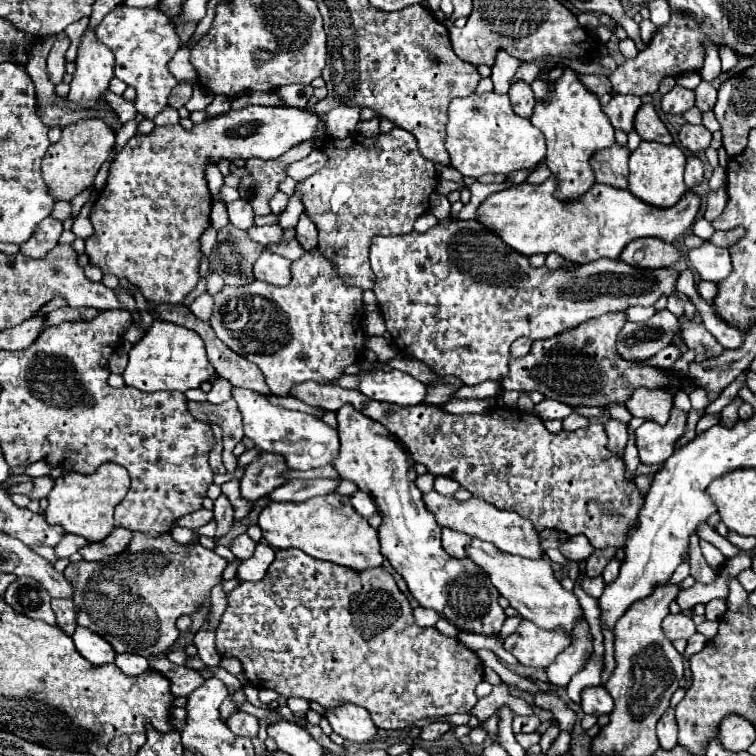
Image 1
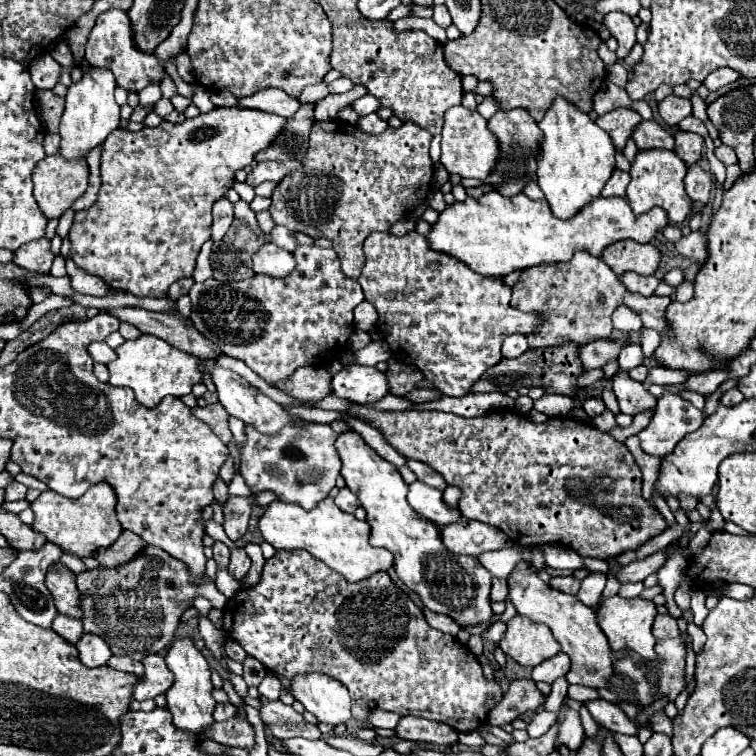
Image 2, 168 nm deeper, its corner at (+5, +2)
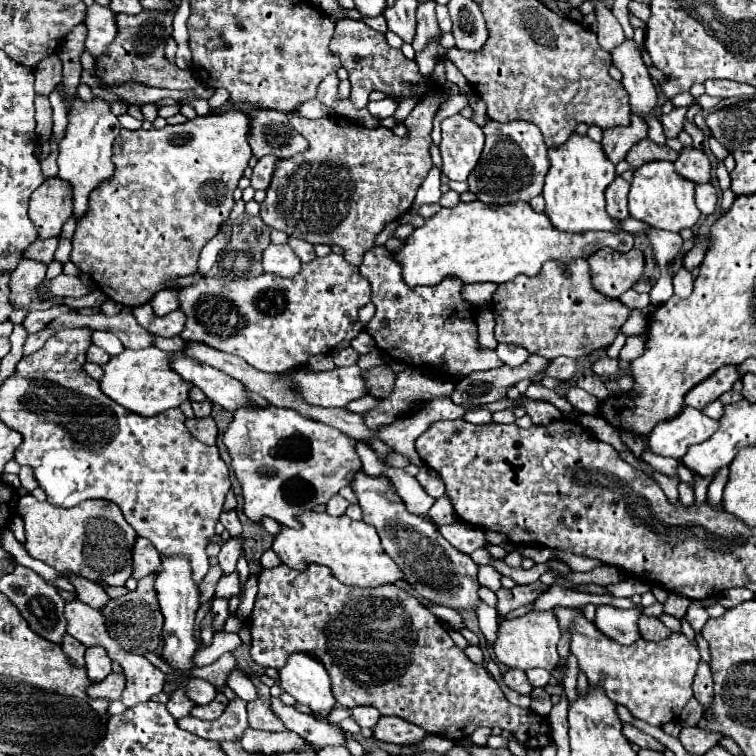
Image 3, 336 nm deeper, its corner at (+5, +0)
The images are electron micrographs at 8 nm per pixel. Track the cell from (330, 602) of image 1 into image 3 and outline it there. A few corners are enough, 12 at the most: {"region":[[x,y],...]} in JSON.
{"region":[[262,569],[258,665],[304,651],[336,701],[456,741],[526,749],[548,721],[508,703],[396,585]]}

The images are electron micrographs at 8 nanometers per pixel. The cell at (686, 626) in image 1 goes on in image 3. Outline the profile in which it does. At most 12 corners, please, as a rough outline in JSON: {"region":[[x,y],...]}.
{"region":[[642,617],[640,633],[646,641],[670,637],[670,629],[658,617]]}

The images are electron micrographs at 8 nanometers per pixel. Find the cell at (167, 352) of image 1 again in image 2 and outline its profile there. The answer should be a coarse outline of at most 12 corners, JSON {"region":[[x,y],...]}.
{"region":[[152,335],[116,347],[112,387],[148,409],[202,381],[196,357]]}

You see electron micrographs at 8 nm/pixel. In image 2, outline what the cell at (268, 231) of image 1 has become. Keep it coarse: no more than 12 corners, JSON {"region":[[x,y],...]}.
{"region":[[274,227],[270,239],[286,249],[296,249],[296,237],[286,227]]}

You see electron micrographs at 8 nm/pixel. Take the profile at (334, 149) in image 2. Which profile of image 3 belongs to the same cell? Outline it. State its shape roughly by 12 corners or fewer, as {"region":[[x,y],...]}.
{"region":[[422,99],[396,137],[346,117],[292,127],[262,221],[360,267],[432,169]]}

